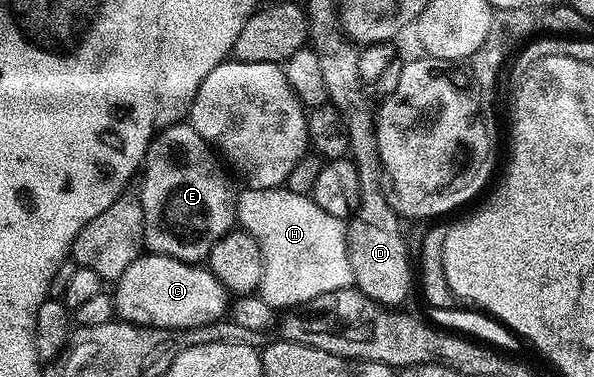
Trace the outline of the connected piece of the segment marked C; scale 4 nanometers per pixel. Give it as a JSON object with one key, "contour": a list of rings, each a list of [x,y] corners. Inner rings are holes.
{"contour":[[[142,253],[115,281],[112,288],[113,306],[124,322],[138,323],[140,327],[198,327],[204,323],[216,323],[227,311],[225,287],[209,272],[208,266],[184,263],[166,255]]]}

